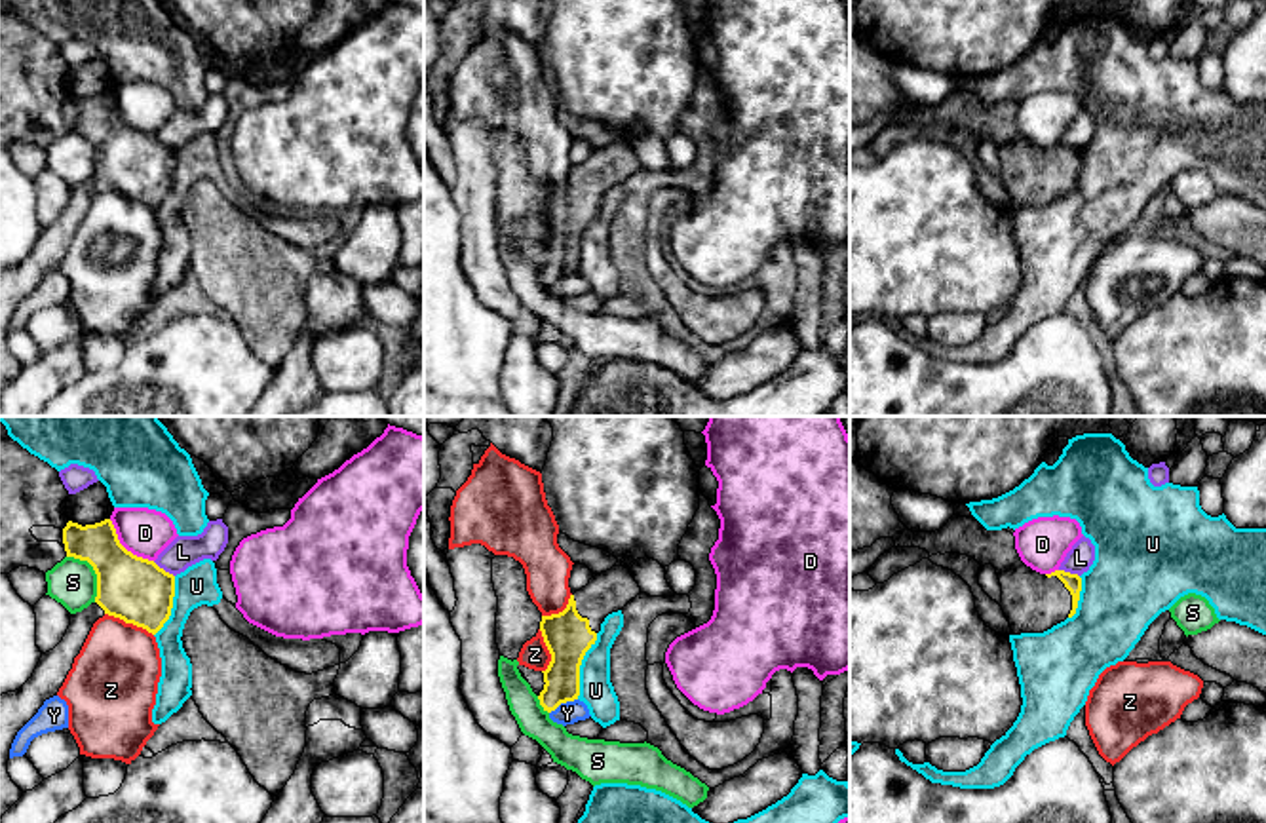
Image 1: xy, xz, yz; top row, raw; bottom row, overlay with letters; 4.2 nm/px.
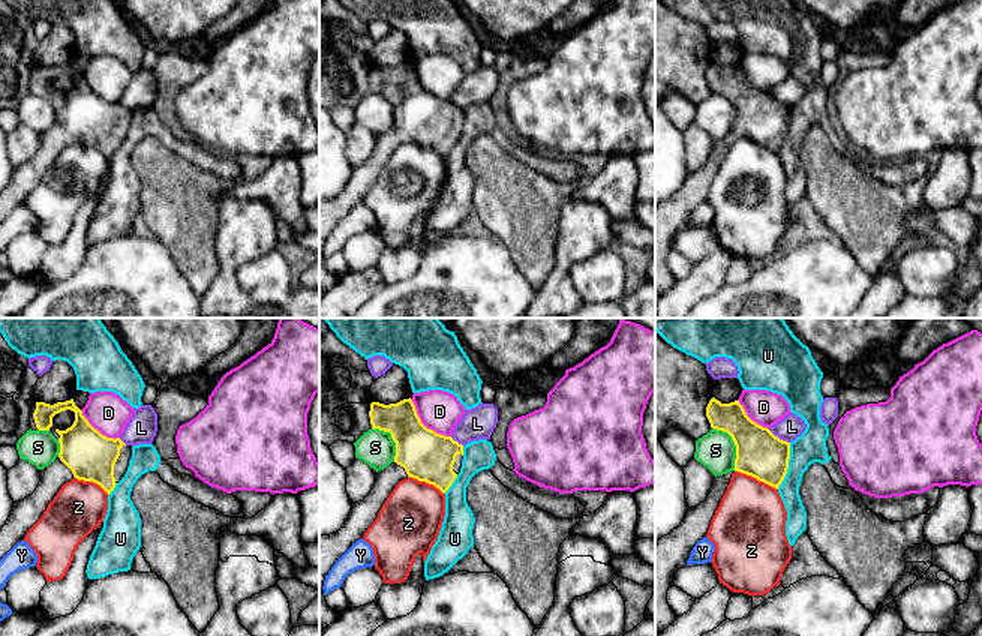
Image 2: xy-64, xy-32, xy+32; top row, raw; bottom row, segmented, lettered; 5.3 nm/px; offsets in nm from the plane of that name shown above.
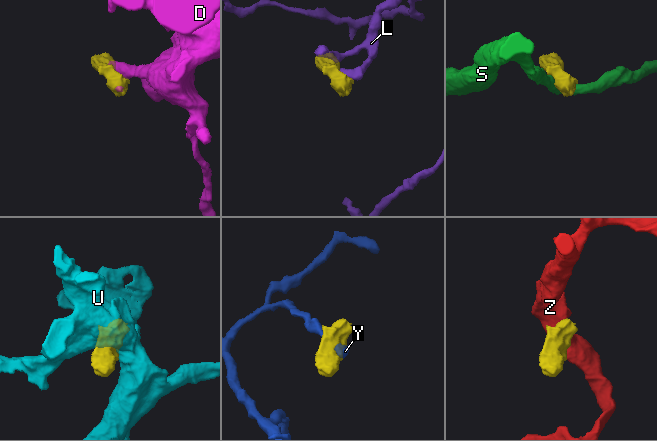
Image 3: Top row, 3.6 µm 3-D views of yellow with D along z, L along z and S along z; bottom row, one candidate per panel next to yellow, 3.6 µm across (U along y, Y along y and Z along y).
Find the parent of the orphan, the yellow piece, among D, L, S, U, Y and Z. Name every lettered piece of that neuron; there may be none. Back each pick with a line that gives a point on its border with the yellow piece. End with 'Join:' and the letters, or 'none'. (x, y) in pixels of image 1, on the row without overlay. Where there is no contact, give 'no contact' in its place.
Join: none

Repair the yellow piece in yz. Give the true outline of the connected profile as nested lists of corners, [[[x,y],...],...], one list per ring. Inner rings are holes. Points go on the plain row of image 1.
[[[850,32],[850,125],[892,112],[895,122],[920,122],[931,129],[960,127],[981,141],[992,139],[1002,160],[1002,184],[1011,209],[1044,207],[1072,192],[1078,182],[1082,152],[1065,144],[1040,148],[1026,141],[1007,105],[987,105],[973,89],[952,89],[935,106],[909,105],[892,80],[897,61],[867,46]]]

